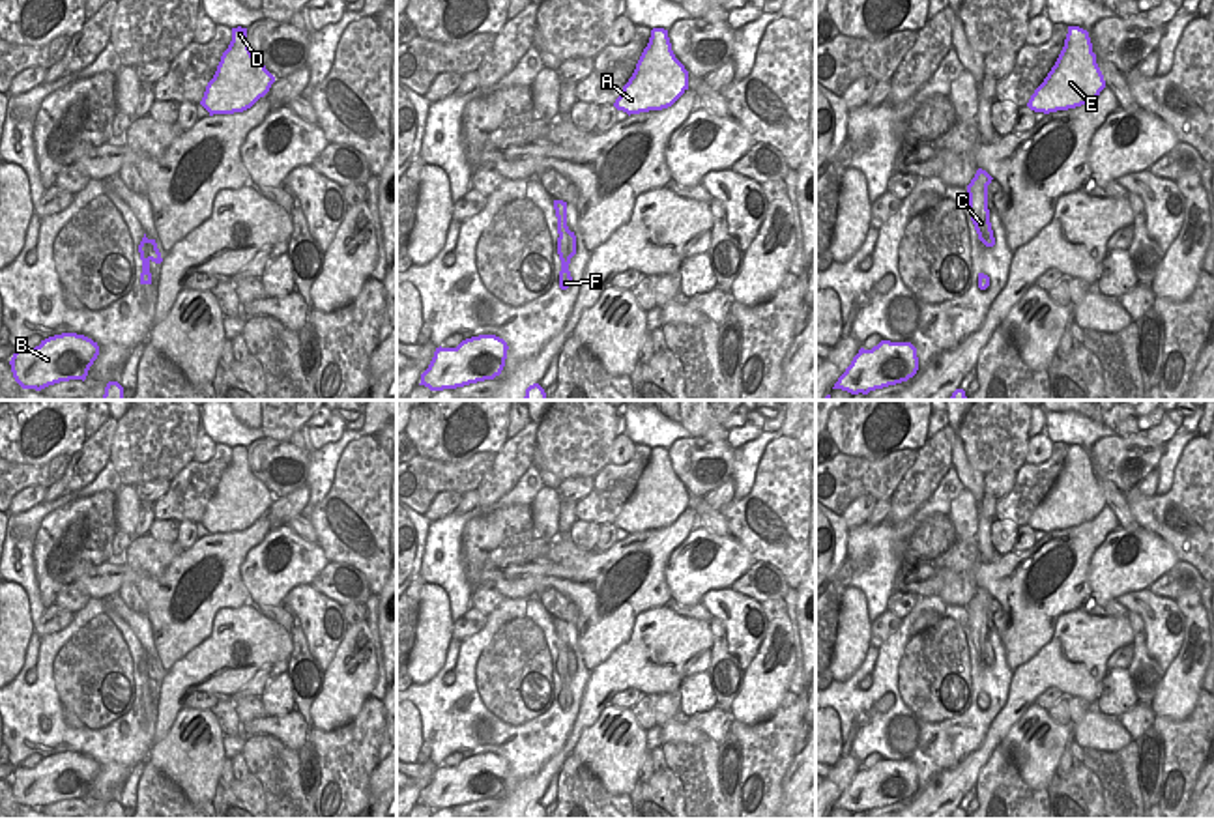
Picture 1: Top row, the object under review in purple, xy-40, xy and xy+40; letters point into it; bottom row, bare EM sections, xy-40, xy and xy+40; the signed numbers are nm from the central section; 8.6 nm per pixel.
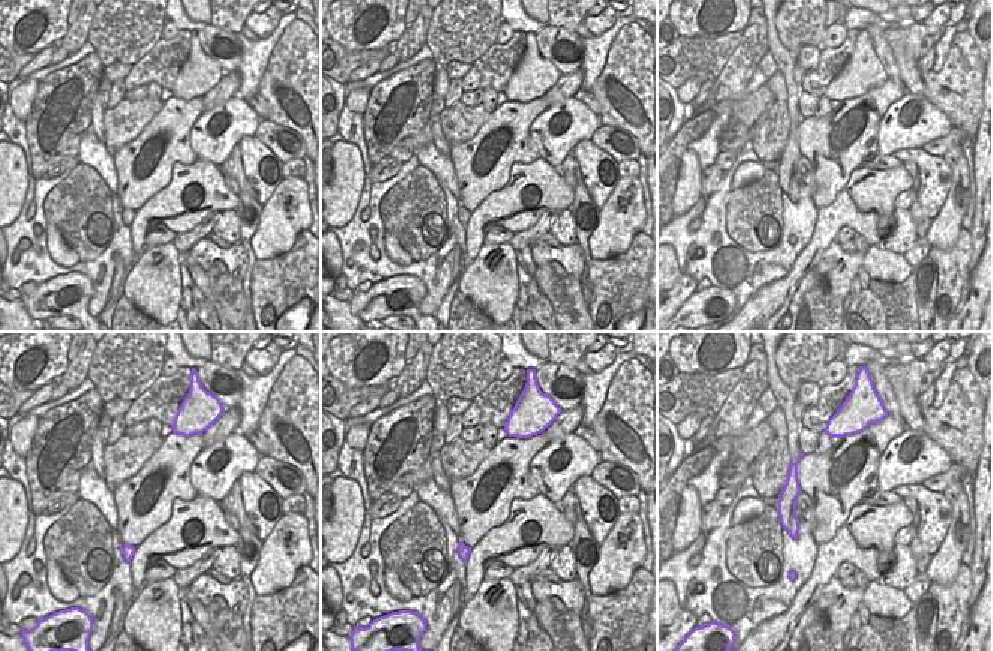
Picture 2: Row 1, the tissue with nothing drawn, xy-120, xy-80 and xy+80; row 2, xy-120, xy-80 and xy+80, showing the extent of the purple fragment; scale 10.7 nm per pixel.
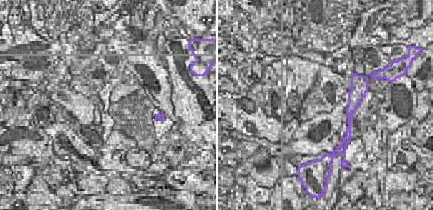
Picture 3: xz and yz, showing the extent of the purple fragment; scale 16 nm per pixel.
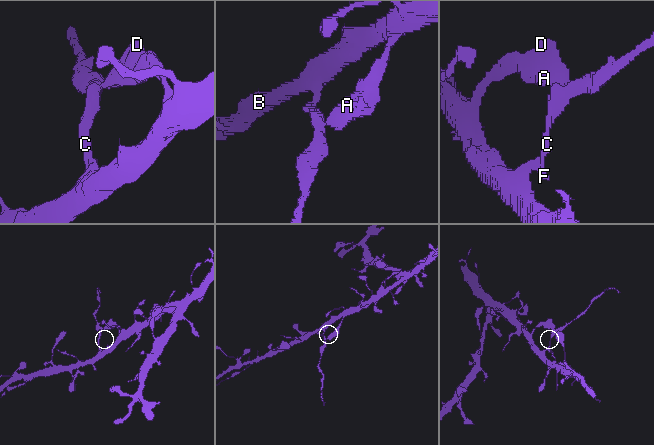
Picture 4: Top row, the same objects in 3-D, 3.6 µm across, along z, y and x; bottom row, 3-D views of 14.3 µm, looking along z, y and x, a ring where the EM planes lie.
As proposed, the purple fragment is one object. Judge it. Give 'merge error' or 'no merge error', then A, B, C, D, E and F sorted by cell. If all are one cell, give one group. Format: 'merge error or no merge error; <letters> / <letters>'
merge error; A B D E / C F

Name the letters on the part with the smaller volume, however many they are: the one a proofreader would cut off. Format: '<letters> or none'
C, F

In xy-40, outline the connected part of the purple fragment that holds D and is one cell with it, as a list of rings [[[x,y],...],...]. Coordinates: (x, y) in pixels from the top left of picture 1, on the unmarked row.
[[[232,447],[232,460],[223,471],[200,524],[213,533],[234,533],[251,527],[264,516],[275,496],[258,481],[247,462],[247,447]]]

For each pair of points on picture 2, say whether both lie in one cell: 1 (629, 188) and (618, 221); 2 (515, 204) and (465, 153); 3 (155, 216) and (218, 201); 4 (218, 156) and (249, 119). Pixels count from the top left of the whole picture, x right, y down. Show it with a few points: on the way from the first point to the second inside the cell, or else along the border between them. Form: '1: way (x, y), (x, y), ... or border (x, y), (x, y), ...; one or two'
1: way (627, 195), (624, 213); one
2: border (527, 165), (515, 162), (509, 180), (473, 210); two
3: way (170, 215), (203, 210); one
4: way (219, 147), (240, 126); one

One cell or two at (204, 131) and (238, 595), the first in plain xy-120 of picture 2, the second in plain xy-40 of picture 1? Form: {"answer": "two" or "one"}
{"answer": "two"}

